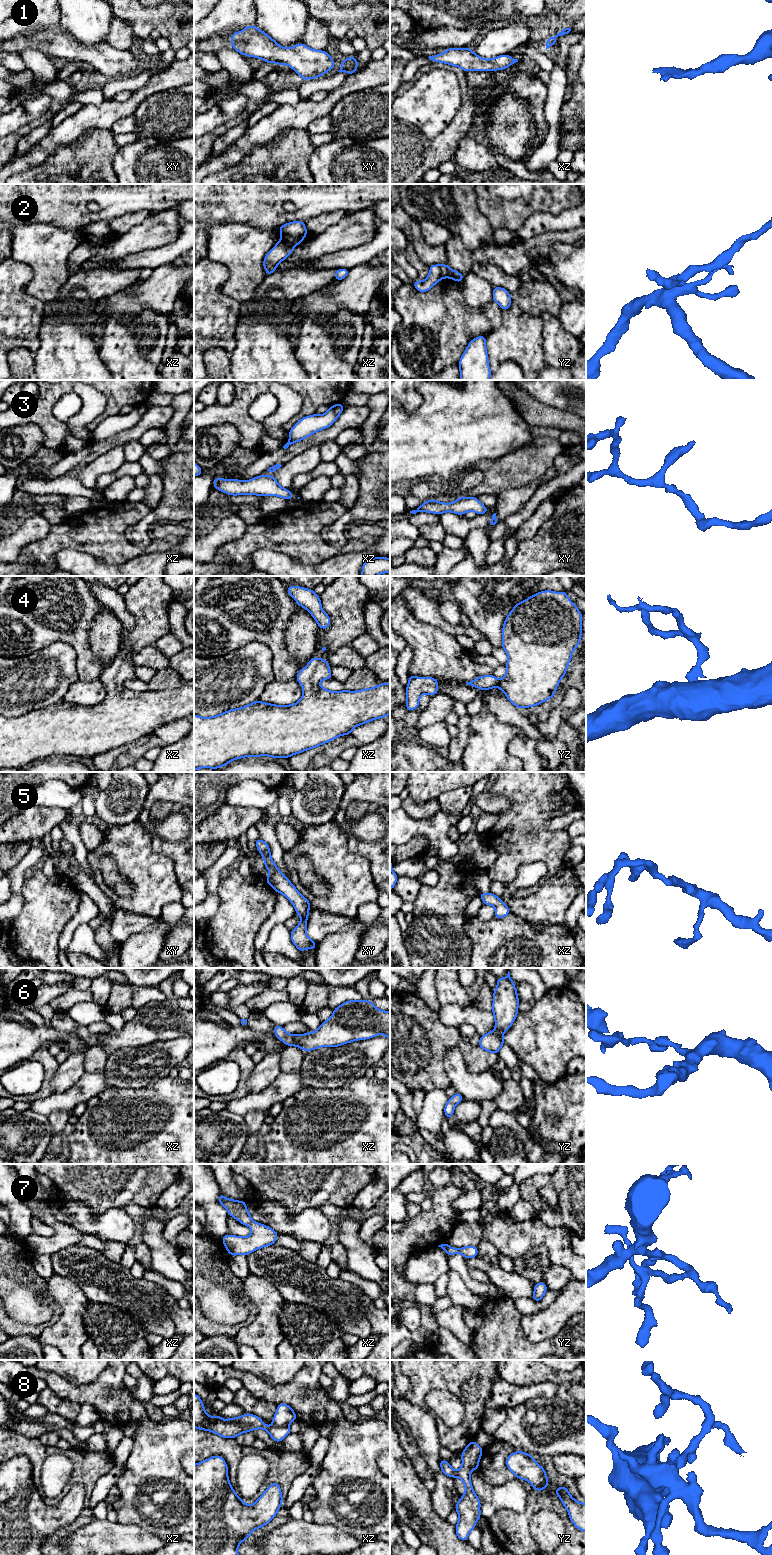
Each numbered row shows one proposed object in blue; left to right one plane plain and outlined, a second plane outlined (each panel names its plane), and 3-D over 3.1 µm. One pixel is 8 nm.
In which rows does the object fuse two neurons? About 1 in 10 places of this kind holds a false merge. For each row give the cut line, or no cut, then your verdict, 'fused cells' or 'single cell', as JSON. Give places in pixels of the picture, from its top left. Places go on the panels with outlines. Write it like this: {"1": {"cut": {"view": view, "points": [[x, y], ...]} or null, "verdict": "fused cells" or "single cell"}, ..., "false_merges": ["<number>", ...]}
{"1": {"cut": null, "verdict": "single cell"}, "2": {"cut": {"view": "xz", "points": [[281, 238], [293, 247]]}, "verdict": "fused cells"}, "3": {"cut": null, "verdict": "single cell"}, "4": {"cut": null, "verdict": "single cell"}, "5": {"cut": null, "verdict": "single cell"}, "6": {"cut": null, "verdict": "single cell"}, "7": {"cut": null, "verdict": "single cell"}, "8": {"cut": {"view": "xz", "points": [[274, 1425], [286, 1426]]}, "verdict": "fused cells"}, "false_merges": ["2", "8"]}

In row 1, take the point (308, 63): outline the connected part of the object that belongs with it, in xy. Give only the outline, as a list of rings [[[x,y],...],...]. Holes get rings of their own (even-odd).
[[[255,25],[230,36],[233,49],[248,57],[256,57],[266,63],[290,66],[302,80],[321,77],[334,68],[335,61],[322,50],[314,50],[303,43],[284,48]]]

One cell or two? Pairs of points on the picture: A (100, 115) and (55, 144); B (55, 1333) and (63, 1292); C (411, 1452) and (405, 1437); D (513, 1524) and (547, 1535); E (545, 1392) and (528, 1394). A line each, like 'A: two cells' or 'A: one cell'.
A: one cell
B: one cell
C: one cell
D: two cells
E: one cell

